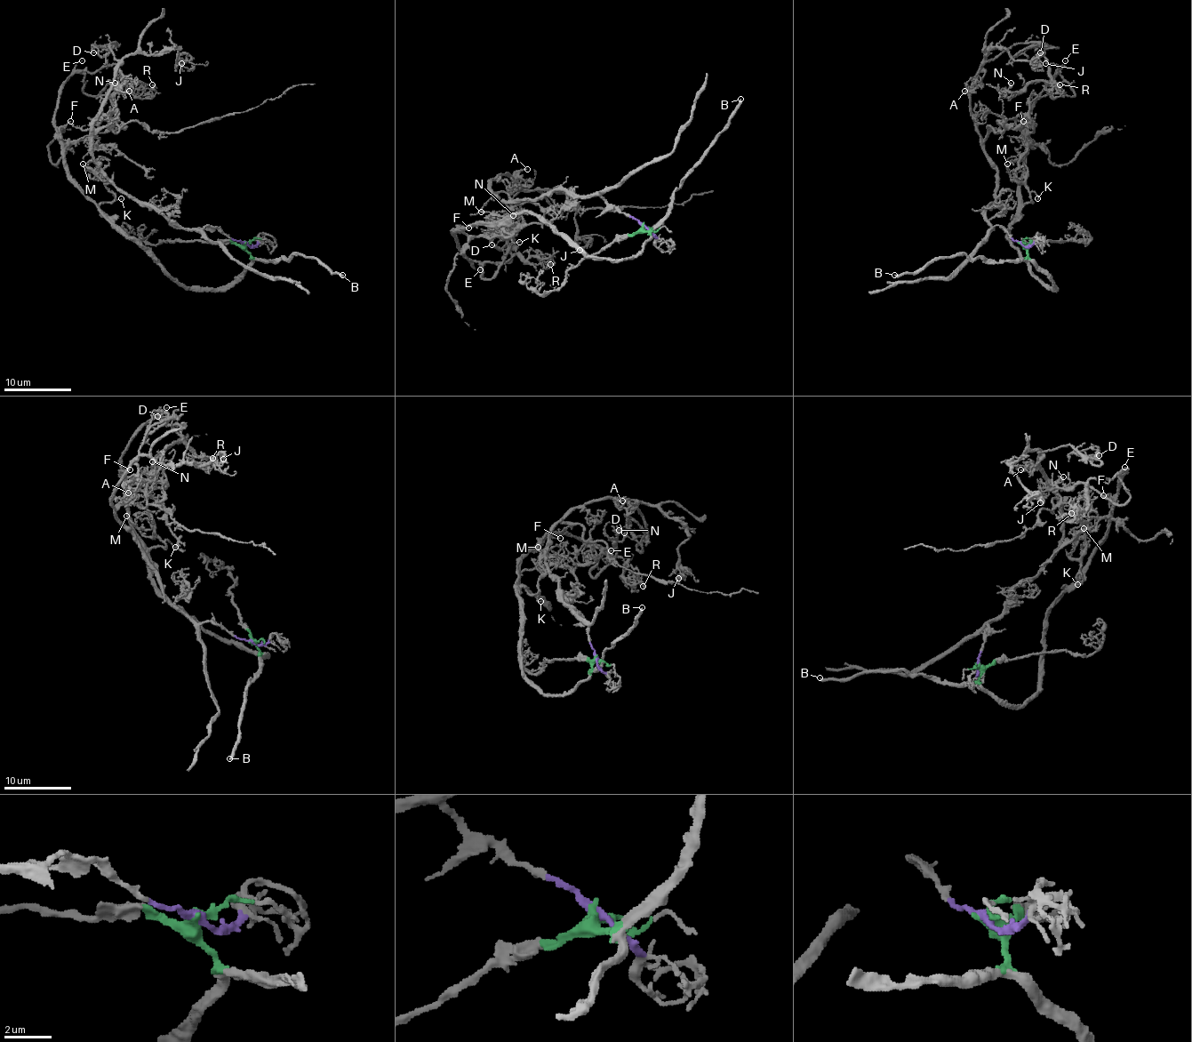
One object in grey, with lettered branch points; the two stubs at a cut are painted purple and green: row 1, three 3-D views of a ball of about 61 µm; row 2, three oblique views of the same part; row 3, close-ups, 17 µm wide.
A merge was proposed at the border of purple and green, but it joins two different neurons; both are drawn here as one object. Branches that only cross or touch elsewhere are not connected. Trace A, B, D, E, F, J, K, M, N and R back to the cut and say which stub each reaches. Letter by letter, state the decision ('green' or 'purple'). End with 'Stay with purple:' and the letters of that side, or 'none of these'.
A: purple
B: green
D: purple
E: green
F: green
J: purple
K: green
M: green
N: green
R: green
Stay with purple: A, D, J

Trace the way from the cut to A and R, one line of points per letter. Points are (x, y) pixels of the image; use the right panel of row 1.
A: (1023, 244), (996, 225), (991, 228), (986, 218), (995, 201), (995, 163), (981, 146), (970, 87), (964, 91)
R: (1023, 244), (1057, 288), (1010, 242), (1010, 223), (1028, 111), (1059, 72), (1052, 64), (1046, 89), (1060, 84)

